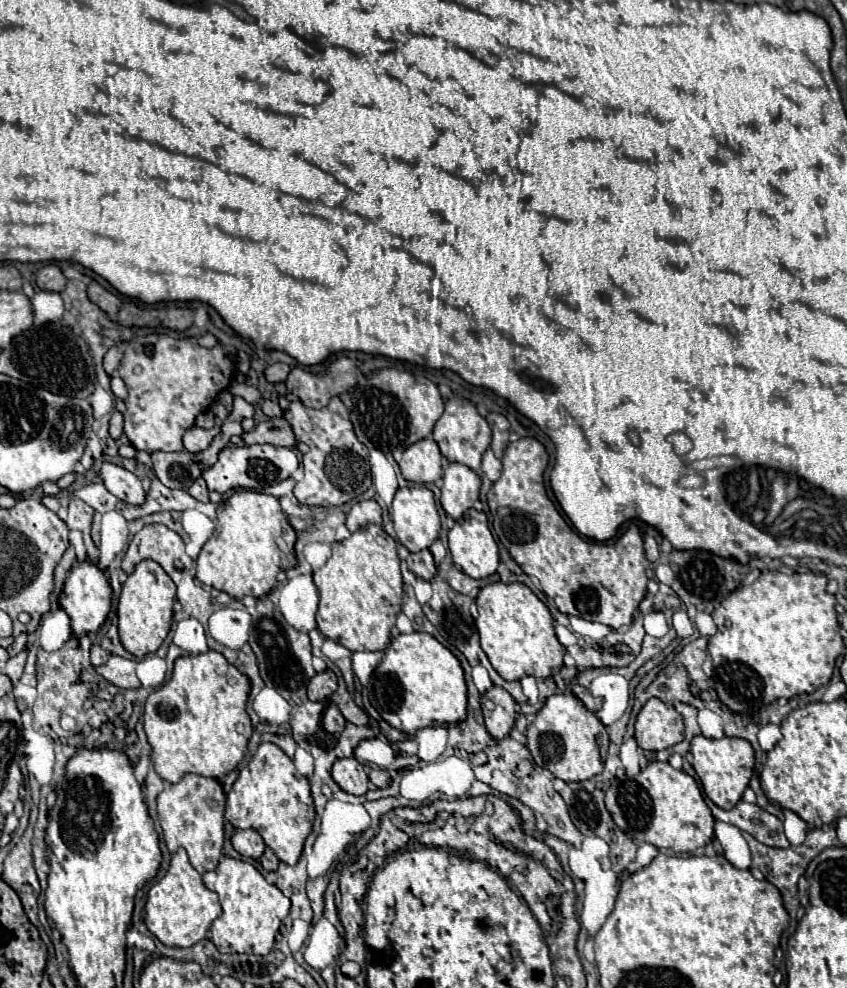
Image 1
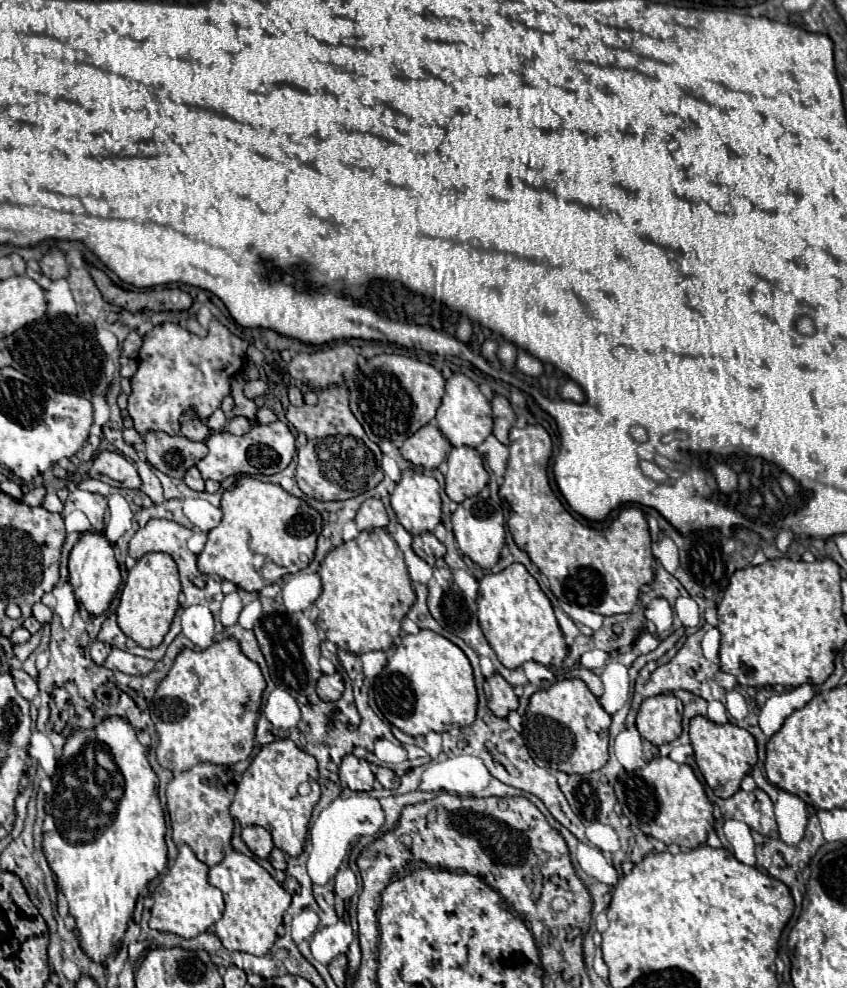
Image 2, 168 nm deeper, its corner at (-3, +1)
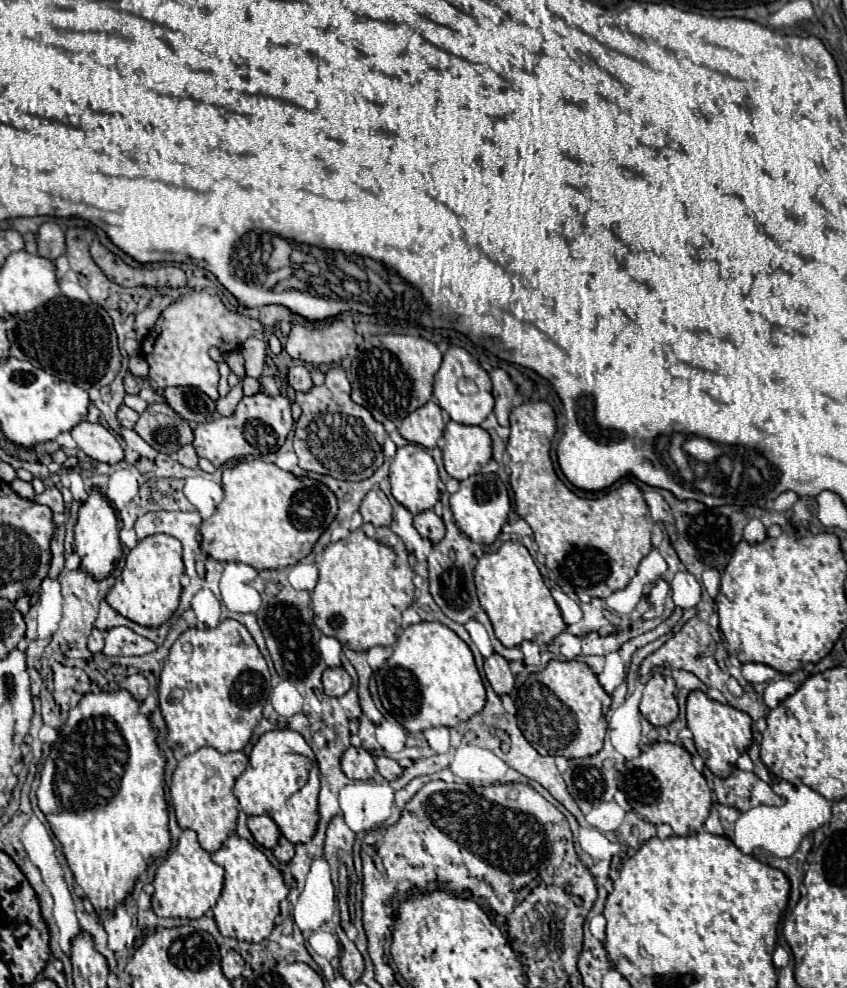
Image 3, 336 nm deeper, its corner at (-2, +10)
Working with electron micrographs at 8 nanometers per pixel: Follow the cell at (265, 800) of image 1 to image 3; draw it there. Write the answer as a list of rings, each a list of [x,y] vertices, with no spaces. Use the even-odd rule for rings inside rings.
[[[295,730],[265,732],[249,754],[249,766],[235,780],[235,796],[247,816],[271,816],[281,834],[293,842],[309,842],[319,824],[317,796],[319,796],[319,770],[315,754],[305,738]]]

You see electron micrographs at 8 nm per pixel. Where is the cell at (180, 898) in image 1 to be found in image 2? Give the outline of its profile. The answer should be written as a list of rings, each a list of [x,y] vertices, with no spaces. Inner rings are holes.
[[[188,845],[178,849],[178,857],[162,877],[160,885],[154,891],[154,907],[150,917],[150,927],[162,933],[174,933],[184,939],[194,939],[200,933],[206,933],[210,925],[214,925],[224,911],[222,893],[208,883],[208,867],[196,859]]]

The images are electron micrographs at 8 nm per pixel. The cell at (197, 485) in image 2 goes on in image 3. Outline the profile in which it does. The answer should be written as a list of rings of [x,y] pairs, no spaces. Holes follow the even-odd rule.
[[[185,444],[179,448],[179,452],[175,454],[175,460],[187,468],[195,468],[197,466],[197,454],[195,448],[191,444]]]

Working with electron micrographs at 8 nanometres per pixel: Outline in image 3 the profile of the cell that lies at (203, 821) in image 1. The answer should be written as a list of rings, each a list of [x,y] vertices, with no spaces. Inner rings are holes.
[[[203,746],[193,754],[187,754],[179,764],[171,780],[171,802],[175,806],[177,822],[181,828],[191,828],[199,836],[201,848],[217,852],[227,836],[235,830],[239,802],[233,794],[235,778],[247,768],[249,758],[243,752],[221,754],[211,746]]]

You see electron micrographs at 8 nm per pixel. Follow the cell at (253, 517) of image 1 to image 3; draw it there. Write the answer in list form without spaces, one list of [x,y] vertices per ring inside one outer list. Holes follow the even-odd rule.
[[[241,460],[231,468],[223,470],[223,490],[225,498],[217,506],[215,514],[201,524],[201,548],[205,554],[219,562],[245,562],[255,570],[269,570],[281,566],[293,566],[301,558],[309,556],[319,536],[337,516],[337,498],[319,480],[309,476],[297,478],[295,474],[281,470],[279,466],[263,460]]]

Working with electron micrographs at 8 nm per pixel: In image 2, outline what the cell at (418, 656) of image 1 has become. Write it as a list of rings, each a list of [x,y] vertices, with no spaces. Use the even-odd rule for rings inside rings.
[[[428,629],[400,639],[394,655],[390,655],[386,667],[374,679],[374,699],[380,713],[412,737],[430,731],[442,733],[450,725],[472,725],[478,705],[468,657],[452,641]]]

